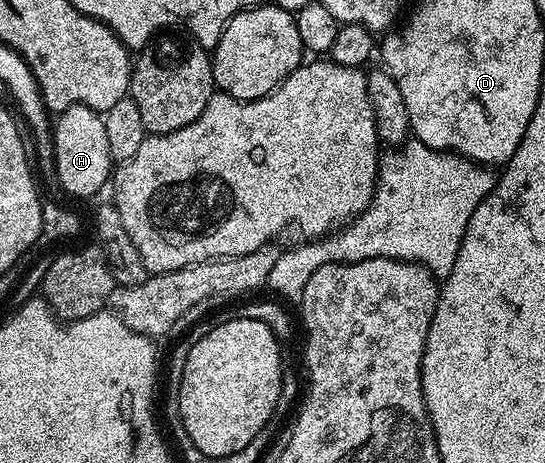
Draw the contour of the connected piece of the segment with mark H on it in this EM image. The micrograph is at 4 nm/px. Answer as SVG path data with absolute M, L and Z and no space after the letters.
M72 105L56 118L51 129L51 160L57 164L57 181L73 197L93 197L111 181L115 162L109 156L105 118L90 105Z

